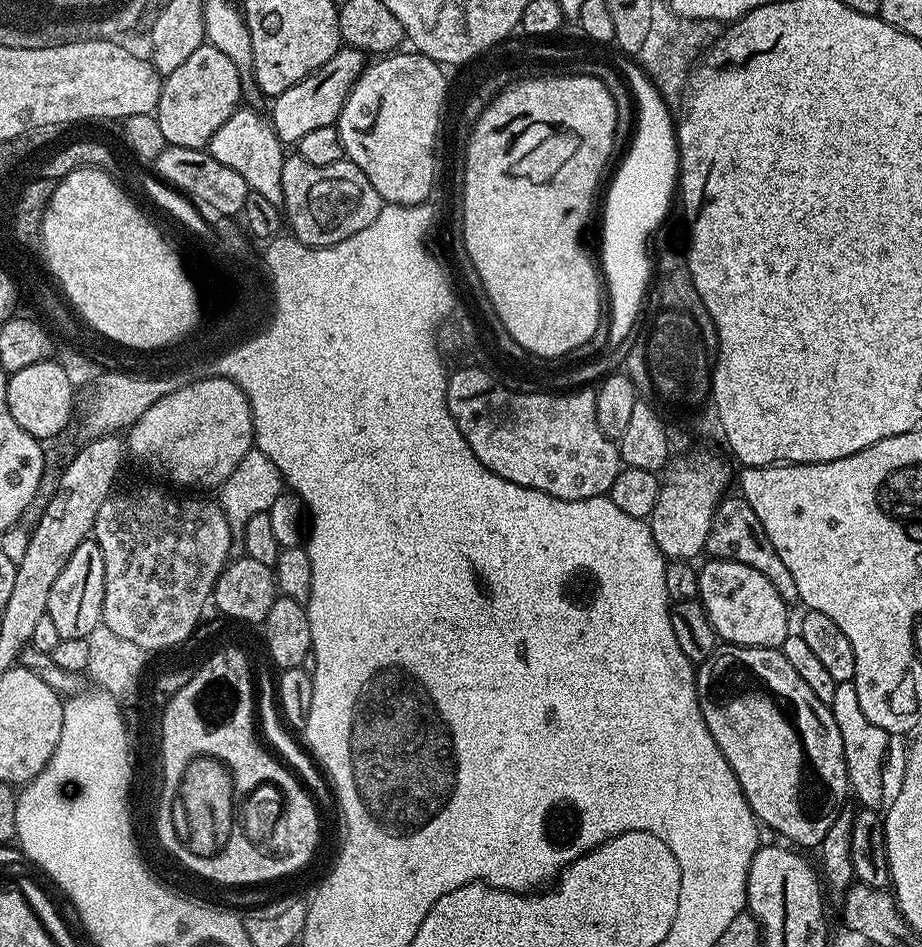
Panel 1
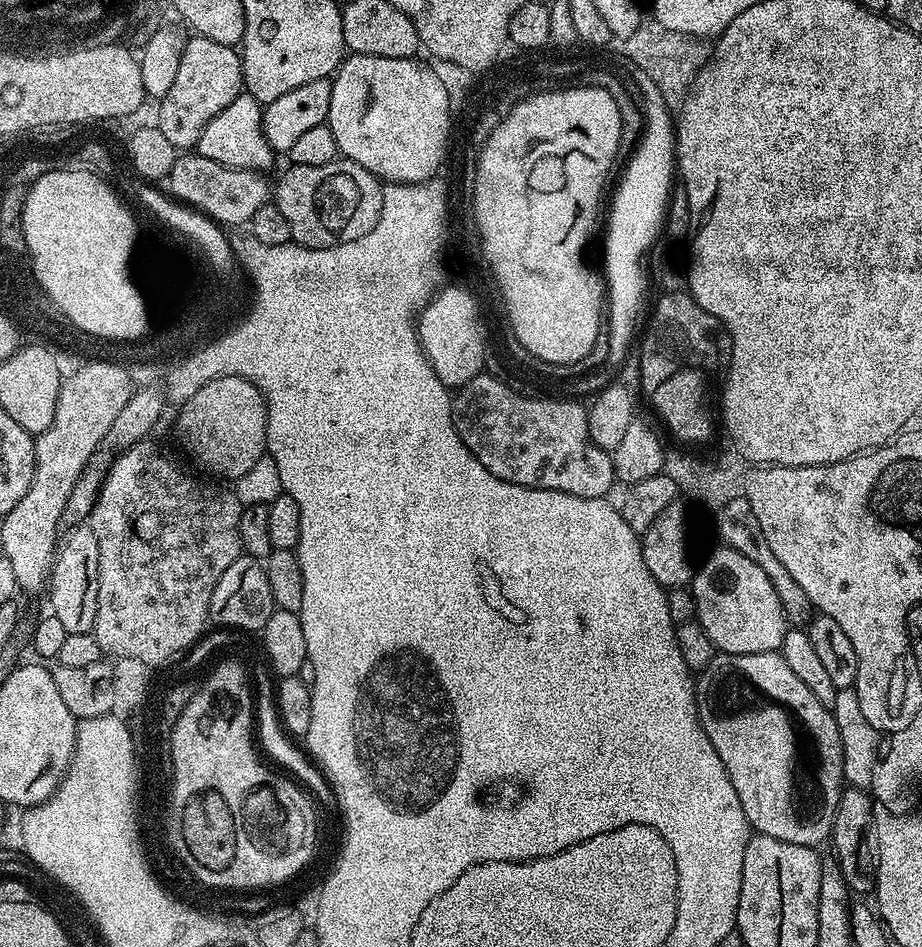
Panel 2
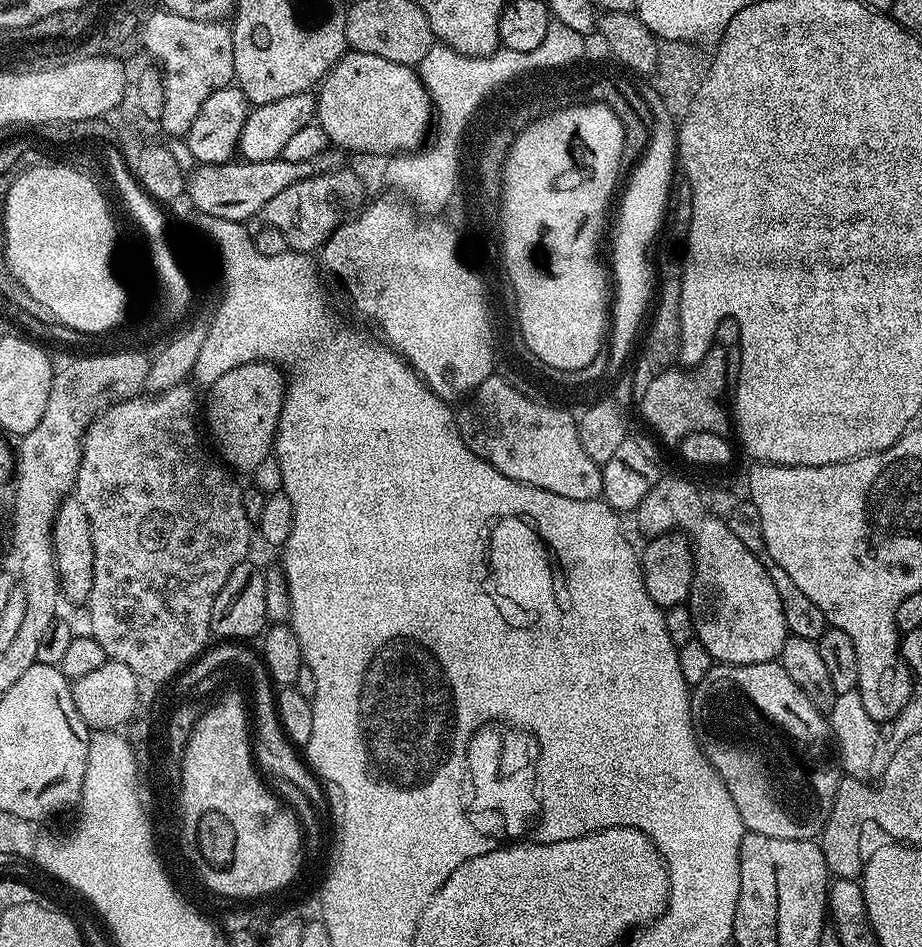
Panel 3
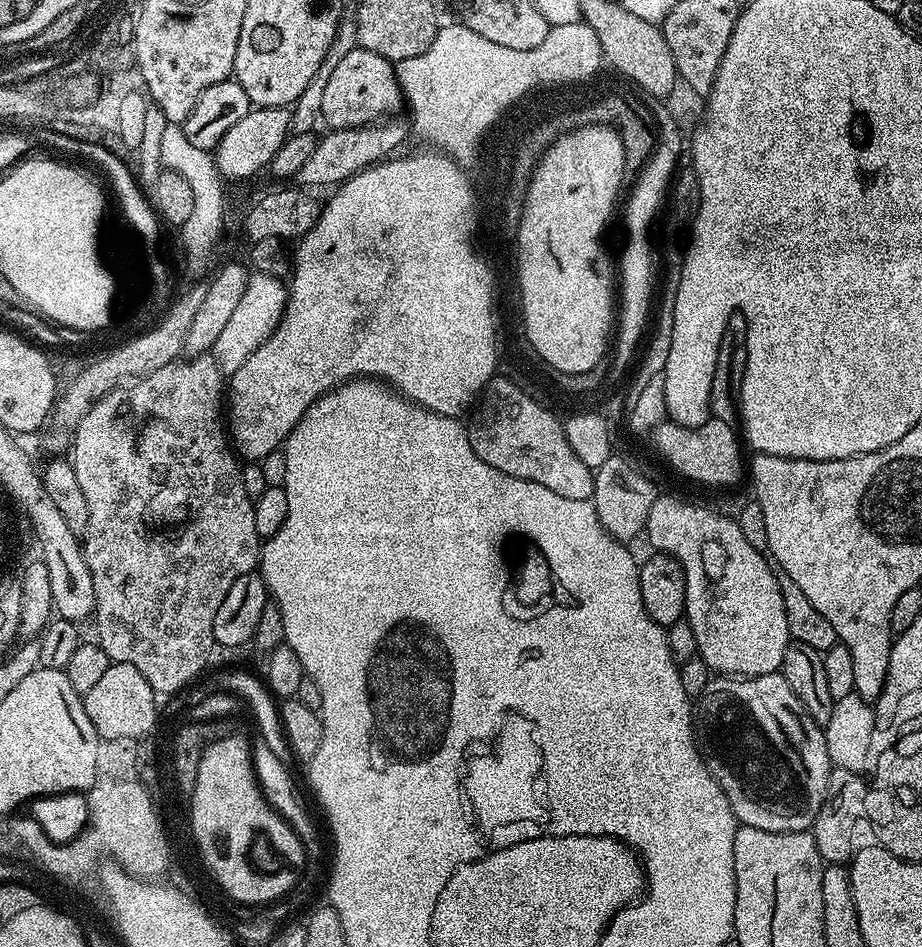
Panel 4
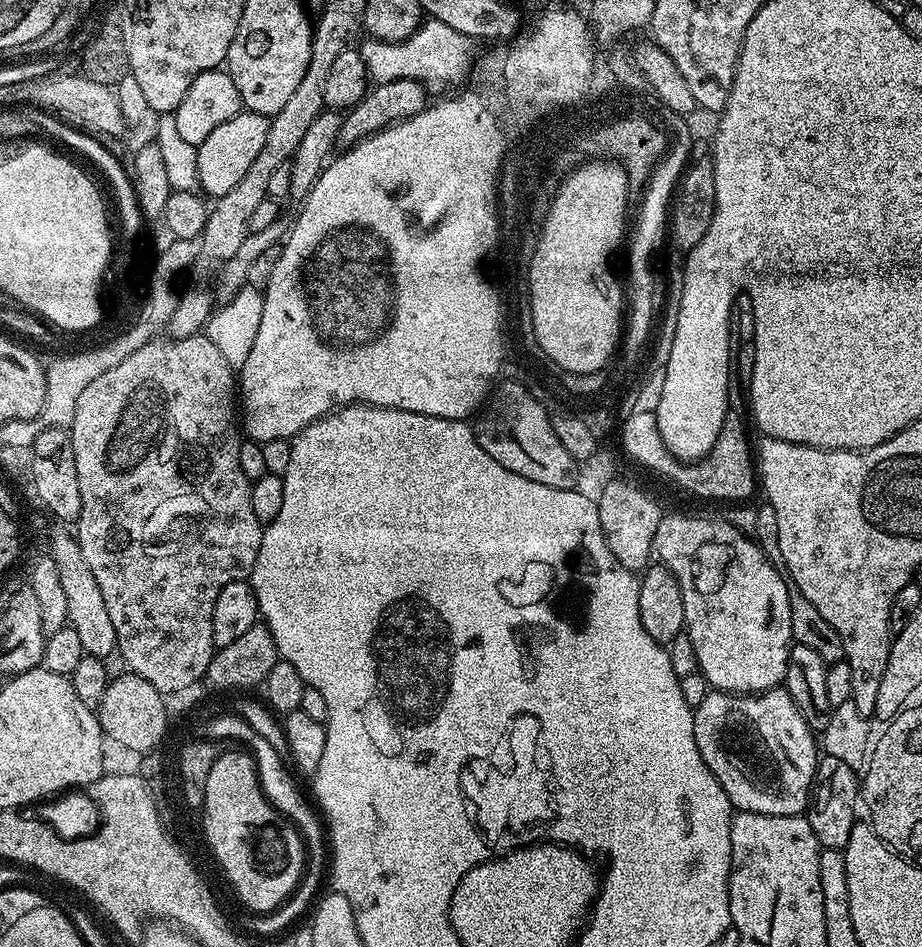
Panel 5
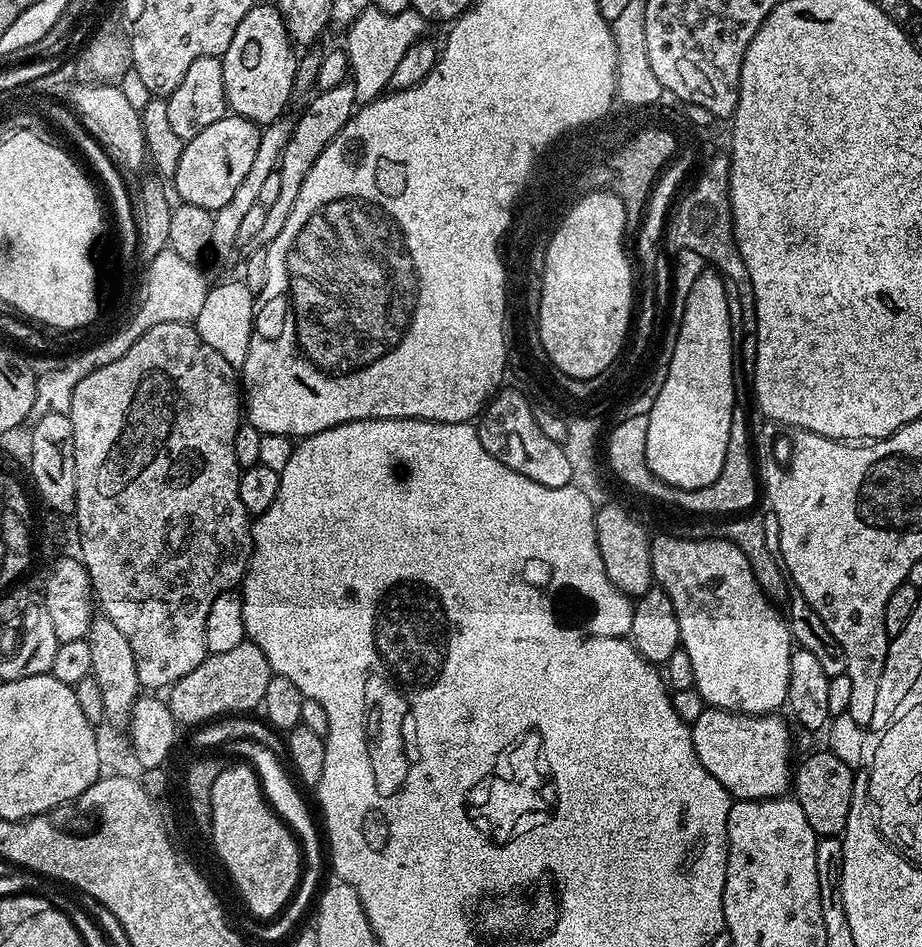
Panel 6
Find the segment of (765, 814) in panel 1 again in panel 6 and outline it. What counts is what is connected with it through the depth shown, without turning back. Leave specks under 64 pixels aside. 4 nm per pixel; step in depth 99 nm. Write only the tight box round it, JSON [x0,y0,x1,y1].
[691,707,794,800]

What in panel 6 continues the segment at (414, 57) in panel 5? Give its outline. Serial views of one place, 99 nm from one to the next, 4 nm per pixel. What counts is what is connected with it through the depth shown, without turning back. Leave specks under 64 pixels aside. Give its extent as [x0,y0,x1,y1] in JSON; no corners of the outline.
[347,6,426,86]

